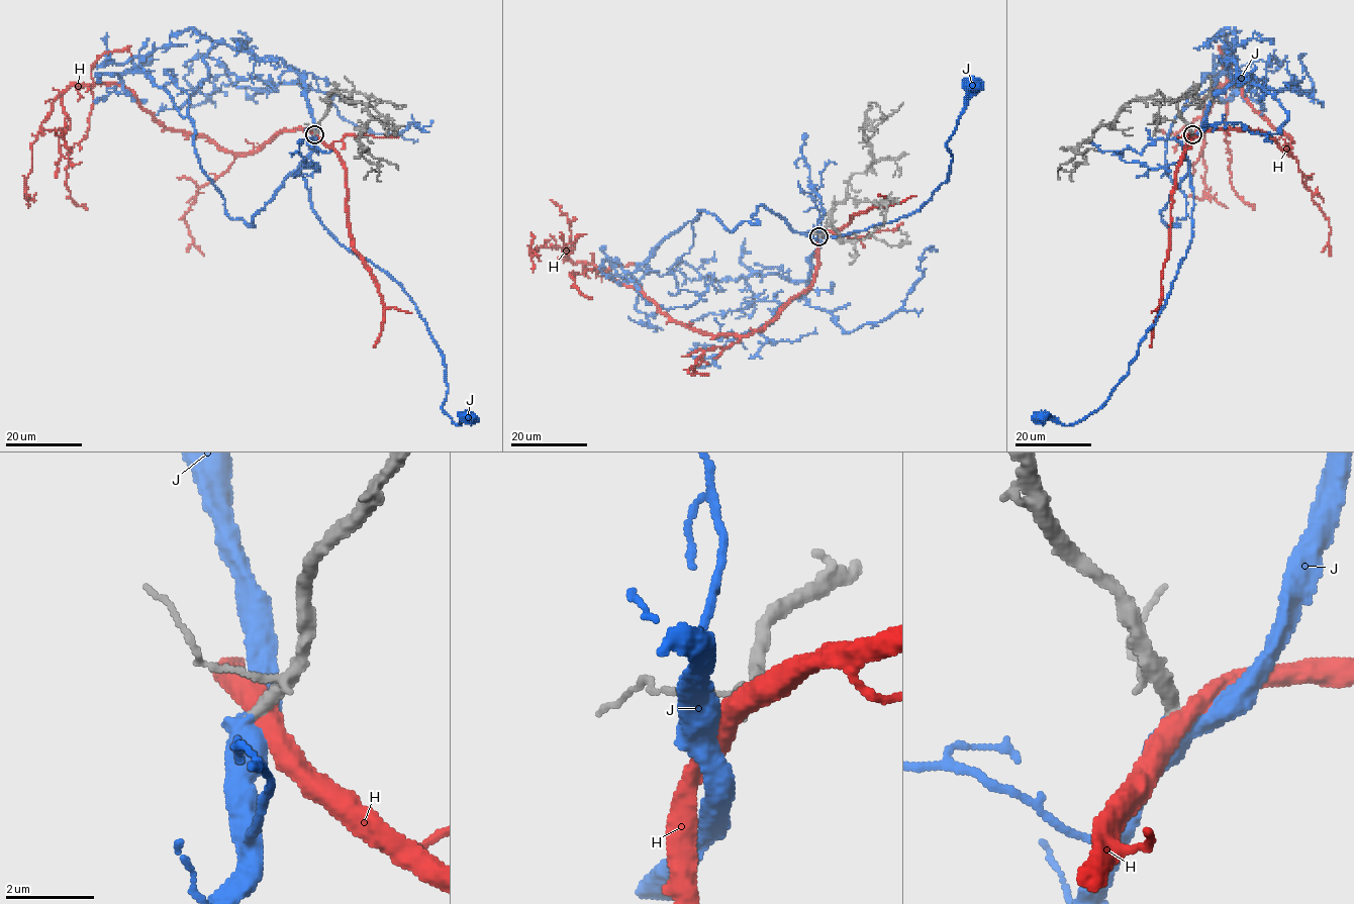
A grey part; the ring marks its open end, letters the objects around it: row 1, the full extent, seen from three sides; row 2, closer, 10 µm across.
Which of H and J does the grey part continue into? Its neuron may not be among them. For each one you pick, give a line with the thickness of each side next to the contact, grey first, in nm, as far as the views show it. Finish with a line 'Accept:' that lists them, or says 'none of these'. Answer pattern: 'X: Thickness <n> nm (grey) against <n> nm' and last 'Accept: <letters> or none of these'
J: Thickness 340 nm (grey) against 480 nm
Accept: J

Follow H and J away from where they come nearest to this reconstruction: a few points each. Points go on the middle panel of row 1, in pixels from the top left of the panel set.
H: (820, 236), (813, 281), (748, 335), (671, 321), (638, 288), (560, 247), (530, 249), (533, 271)
J: (819, 236), (817, 230), (804, 233), (840, 236), (917, 210), (950, 174), (946, 143), (974, 85)

